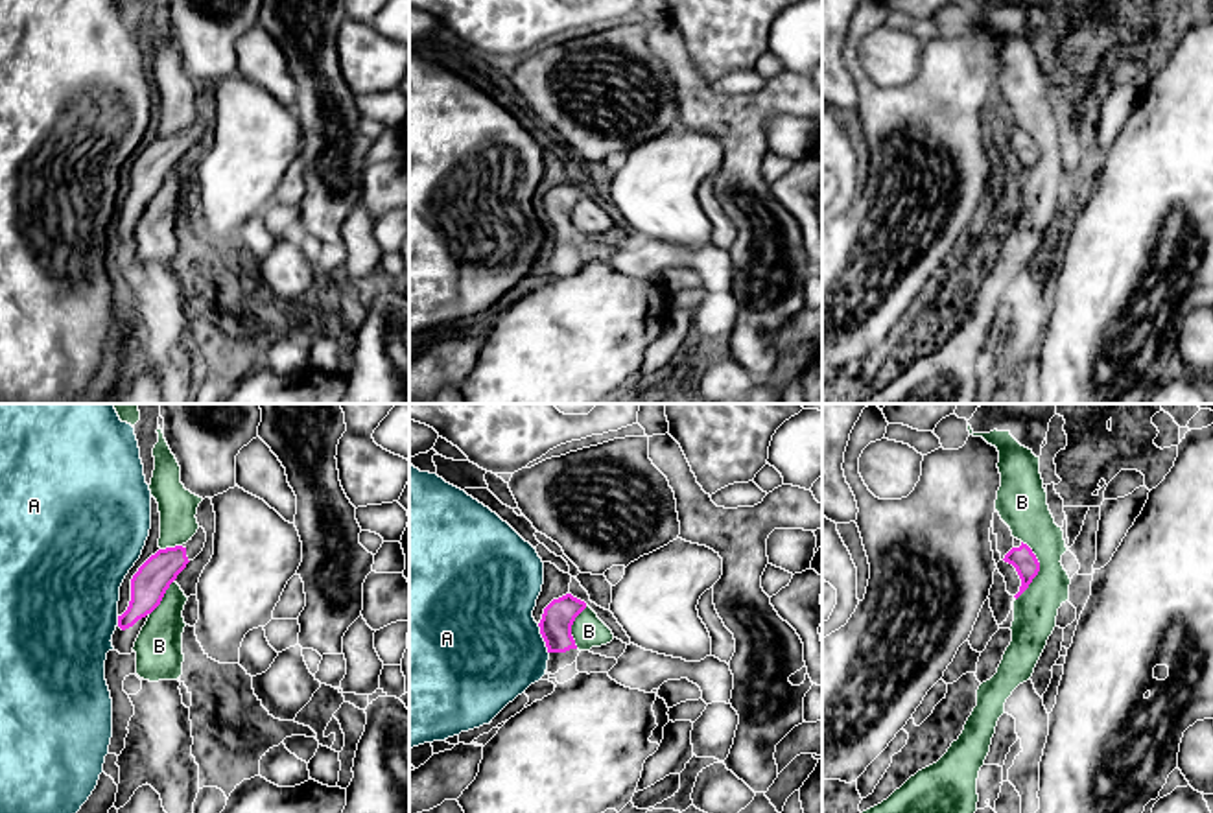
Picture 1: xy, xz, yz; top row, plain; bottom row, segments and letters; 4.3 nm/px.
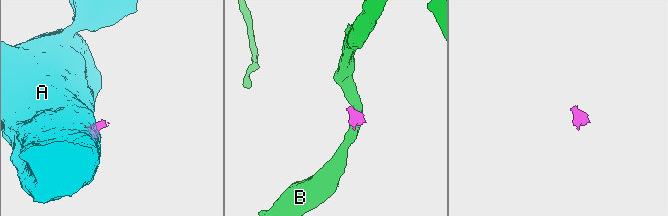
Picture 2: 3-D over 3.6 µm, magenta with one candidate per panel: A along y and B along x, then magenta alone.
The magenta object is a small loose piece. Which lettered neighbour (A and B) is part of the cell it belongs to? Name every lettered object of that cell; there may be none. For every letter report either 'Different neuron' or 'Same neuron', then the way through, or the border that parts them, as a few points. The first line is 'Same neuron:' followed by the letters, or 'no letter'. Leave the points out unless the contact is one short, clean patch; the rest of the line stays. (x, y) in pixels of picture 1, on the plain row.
Same neuron: no letter
A: Different neuron. Boundary: xz (537, 211), (548, 240)
B: Different neuron. Boundary: yz (1022, 128), (1035, 142), (1038, 161), (1016, 187)

